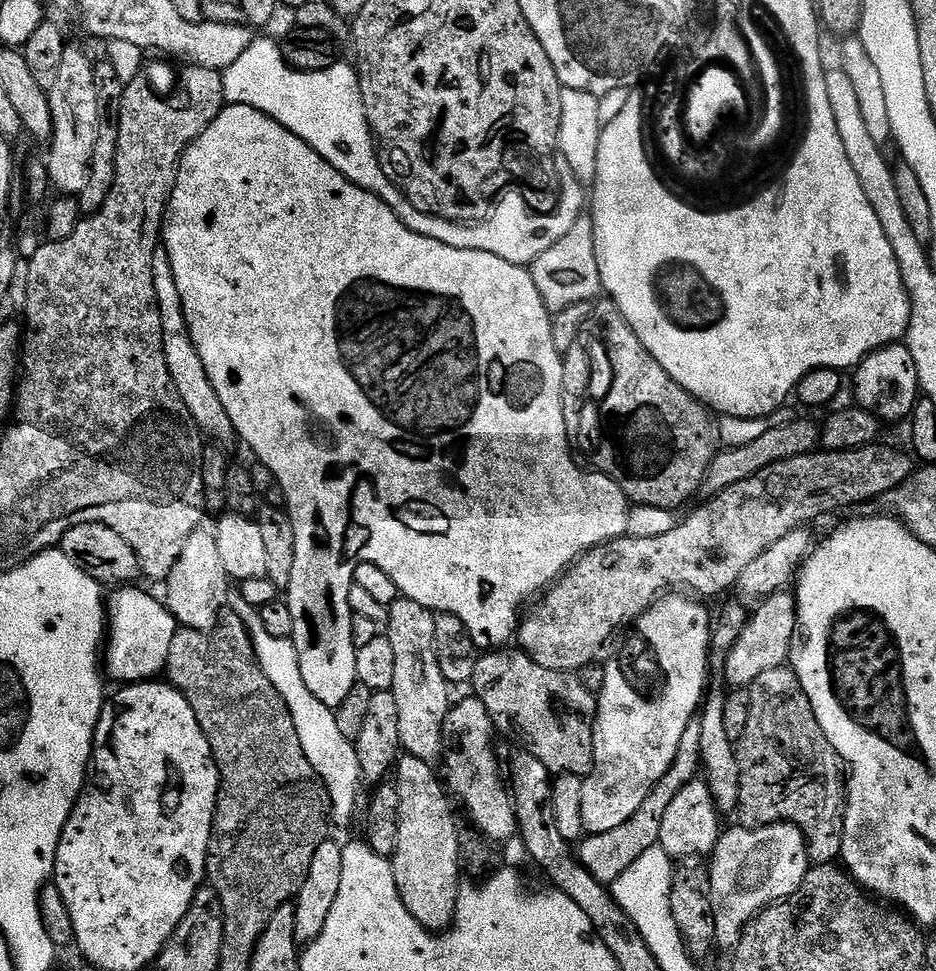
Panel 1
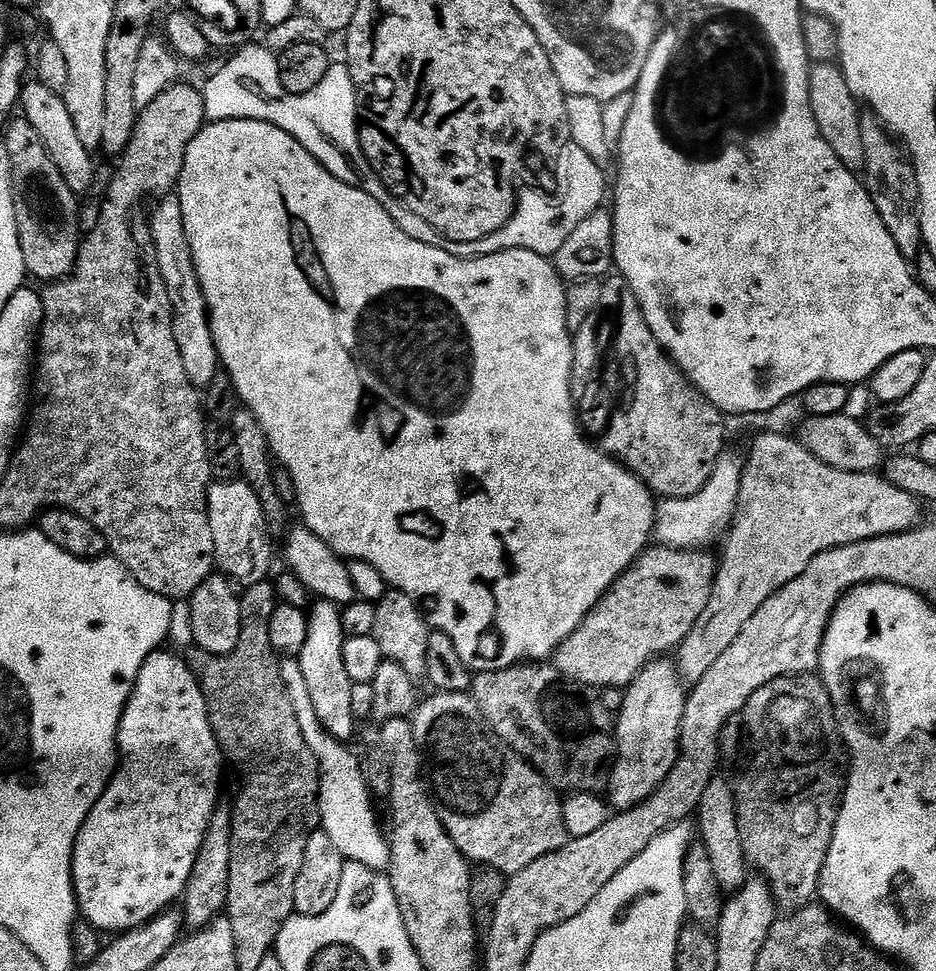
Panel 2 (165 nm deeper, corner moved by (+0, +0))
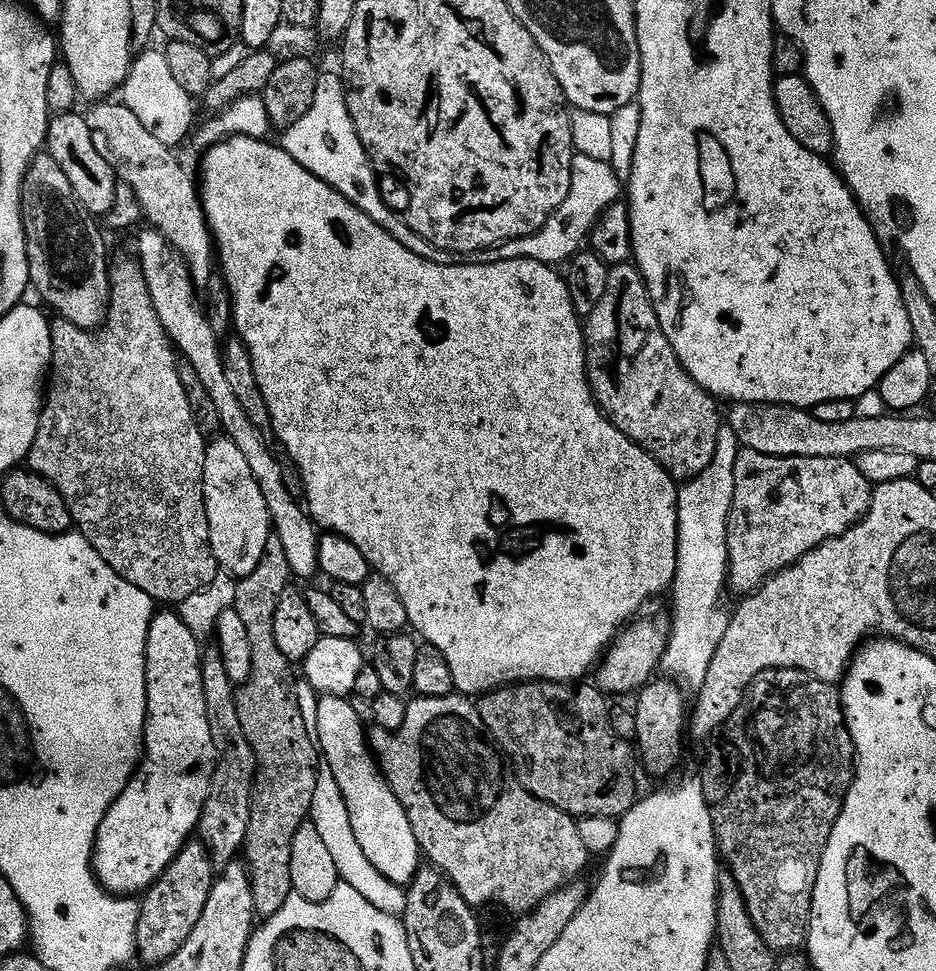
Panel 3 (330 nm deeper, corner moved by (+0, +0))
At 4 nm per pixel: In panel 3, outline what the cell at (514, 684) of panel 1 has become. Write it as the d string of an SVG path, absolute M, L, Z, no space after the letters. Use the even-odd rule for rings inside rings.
M529 680L522 684L509 684L479 697L478 707L487 735L498 745L526 791L573 818L619 818L637 802L638 768L634 763L633 745L614 734L614 726L608 717L610 704L607 702L605 693L592 682L563 684L553 680Z

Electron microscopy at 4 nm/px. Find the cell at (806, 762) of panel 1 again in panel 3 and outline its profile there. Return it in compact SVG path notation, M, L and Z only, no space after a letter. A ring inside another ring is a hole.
M775 668L766 670L754 678L754 682L744 693L744 701L734 710L726 725L727 739L736 746L740 756L740 772L736 776L734 786L721 804L715 805L712 825L716 835L716 846L719 855L726 863L727 871L731 872L736 885L742 890L742 898L746 898L746 906L750 910L750 918L766 942L766 946L777 954L792 954L803 949L808 934L808 919L812 917L812 891L818 878L818 870L822 862L822 854L830 842L830 834L840 817L846 794L854 779L854 749L852 736L848 733L848 721L844 718L844 701L842 692L837 685L827 684L797 668Z

